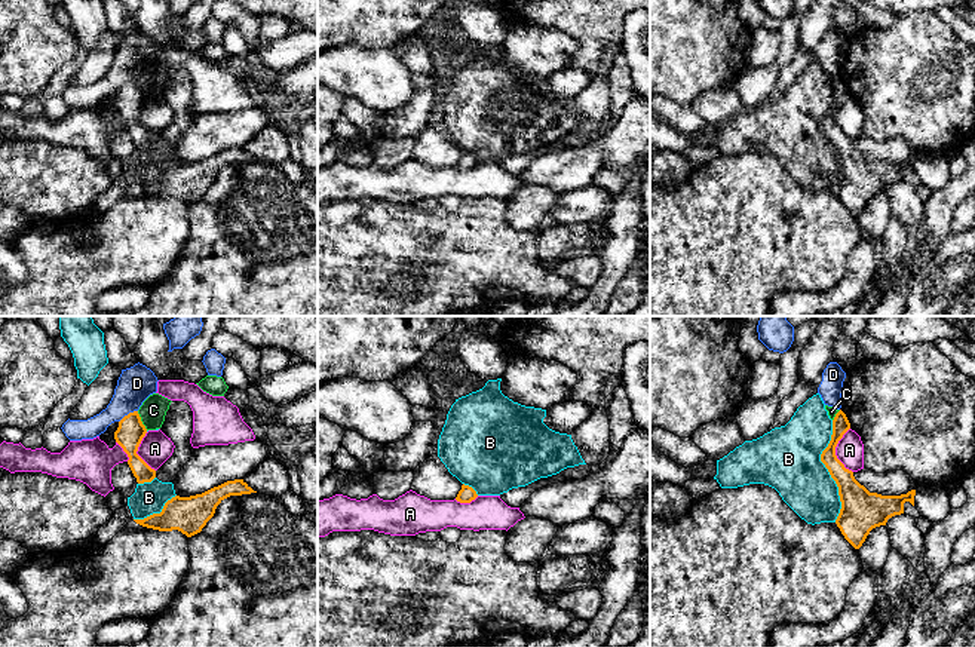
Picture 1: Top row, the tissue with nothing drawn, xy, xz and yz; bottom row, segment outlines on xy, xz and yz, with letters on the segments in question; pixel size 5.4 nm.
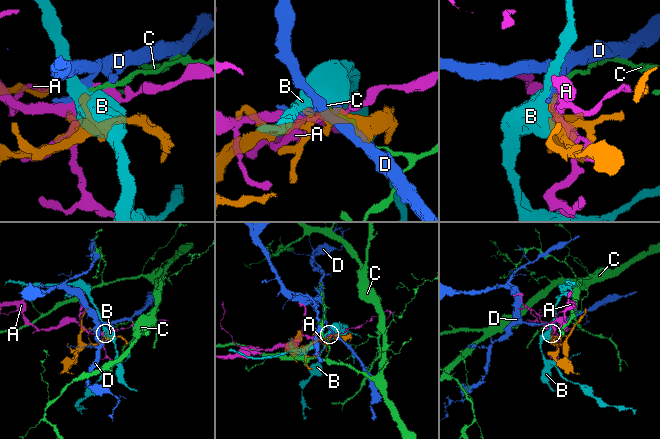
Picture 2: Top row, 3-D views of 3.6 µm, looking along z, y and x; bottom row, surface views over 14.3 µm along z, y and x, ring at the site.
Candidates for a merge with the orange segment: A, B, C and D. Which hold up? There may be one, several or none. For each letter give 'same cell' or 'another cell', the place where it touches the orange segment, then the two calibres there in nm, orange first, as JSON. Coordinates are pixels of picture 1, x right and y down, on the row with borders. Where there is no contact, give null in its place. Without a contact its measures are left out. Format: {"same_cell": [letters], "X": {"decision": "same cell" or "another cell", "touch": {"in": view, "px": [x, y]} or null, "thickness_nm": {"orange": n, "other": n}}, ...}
{"same_cell": [], "A": {"decision": "another cell", "touch": {"in": "yz", "px": [834, 451]}, "thickness_nm": {"orange": 140, "other": 150}}, "B": {"decision": "another cell", "touch": {"in": "yz", "px": [828, 471]}, "thickness_nm": {"orange": 190, "other": 360}}, "C": {"decision": "another cell", "touch": {"in": "xy", "px": [140, 420]}, "thickness_nm": {"orange": 150, "other": 140}}, "D": {"decision": "another cell", "touch": {"in": "xy", "px": [128, 414]}, "thickness_nm": {"orange": 150, "other": 190}}}

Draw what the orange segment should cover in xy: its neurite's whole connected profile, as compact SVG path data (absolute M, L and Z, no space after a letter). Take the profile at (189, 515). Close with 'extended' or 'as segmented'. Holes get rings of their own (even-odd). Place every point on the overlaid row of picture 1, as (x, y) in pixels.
M243 479L227 481L202 494L168 500L160 513L153 513L144 519L134 519L137 524L159 530L178 530L187 537L202 531L214 516L217 506L230 496L251 494L254 491Z; as segmented

